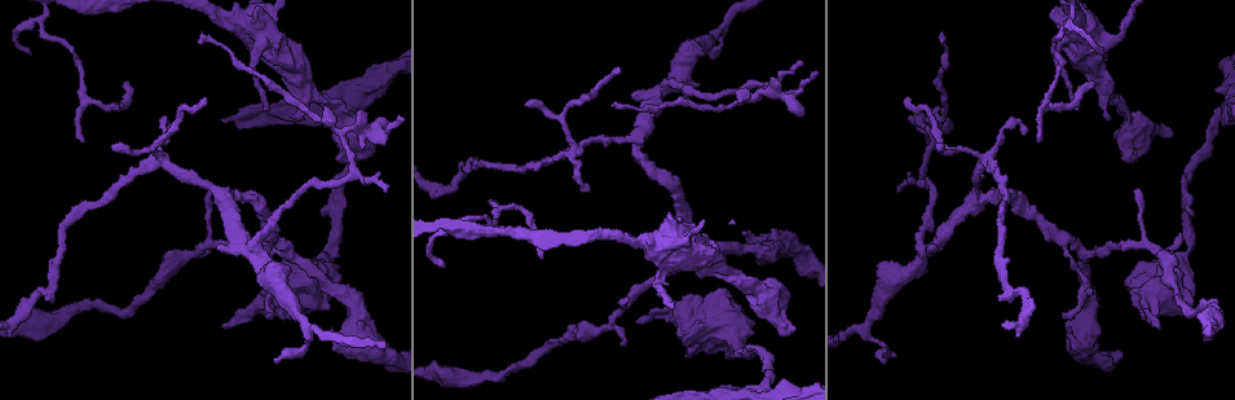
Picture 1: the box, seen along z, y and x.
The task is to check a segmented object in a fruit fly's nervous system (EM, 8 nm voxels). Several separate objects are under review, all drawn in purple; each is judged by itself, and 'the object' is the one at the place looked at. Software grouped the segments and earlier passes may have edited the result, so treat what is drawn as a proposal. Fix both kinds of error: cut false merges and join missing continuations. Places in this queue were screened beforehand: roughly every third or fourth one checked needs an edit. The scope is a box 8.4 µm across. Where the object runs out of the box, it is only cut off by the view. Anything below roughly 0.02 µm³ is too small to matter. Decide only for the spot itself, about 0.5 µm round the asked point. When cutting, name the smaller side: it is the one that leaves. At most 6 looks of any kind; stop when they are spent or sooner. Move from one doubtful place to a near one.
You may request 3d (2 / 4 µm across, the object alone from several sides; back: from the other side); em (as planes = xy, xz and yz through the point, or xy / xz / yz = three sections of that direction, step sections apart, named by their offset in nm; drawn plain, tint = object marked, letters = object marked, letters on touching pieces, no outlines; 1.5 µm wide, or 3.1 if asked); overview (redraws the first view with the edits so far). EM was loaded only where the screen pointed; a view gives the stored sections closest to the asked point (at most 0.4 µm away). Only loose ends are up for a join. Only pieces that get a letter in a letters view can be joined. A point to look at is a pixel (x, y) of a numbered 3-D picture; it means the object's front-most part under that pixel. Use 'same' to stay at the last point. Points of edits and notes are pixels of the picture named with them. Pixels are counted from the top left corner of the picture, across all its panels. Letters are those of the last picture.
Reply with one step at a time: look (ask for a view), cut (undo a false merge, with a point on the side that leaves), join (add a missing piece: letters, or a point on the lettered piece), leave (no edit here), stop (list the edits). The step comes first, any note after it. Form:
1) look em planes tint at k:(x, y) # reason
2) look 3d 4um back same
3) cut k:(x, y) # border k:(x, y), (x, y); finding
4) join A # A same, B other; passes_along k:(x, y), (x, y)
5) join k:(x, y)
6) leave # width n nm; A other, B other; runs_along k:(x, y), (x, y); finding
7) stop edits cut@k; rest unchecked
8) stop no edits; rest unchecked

look em planes tint at 1:(769, 383) # sharp bend

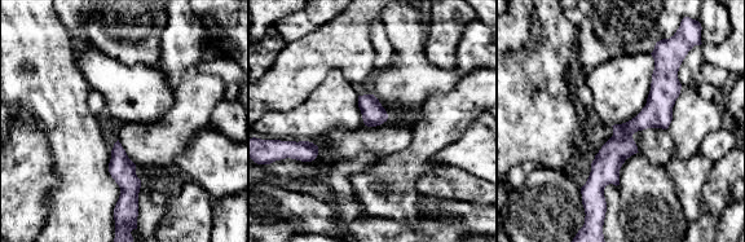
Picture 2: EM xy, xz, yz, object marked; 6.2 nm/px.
look em planes letters same # what lies round it

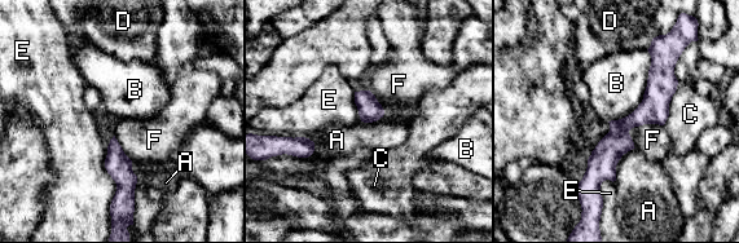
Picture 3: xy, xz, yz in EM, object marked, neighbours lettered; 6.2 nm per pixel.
leave # longest_contact B 500 nm; A other, B other, C other, D other, E other, F other; border 3:(647, 49), (642, 101), (607, 122); one neuron here

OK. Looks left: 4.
look em planes tint at 1:(619, 69) # tapers out

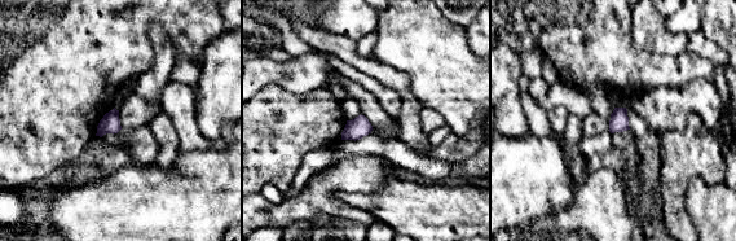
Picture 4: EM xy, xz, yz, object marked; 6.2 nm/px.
look em planes letters same # what lies round it

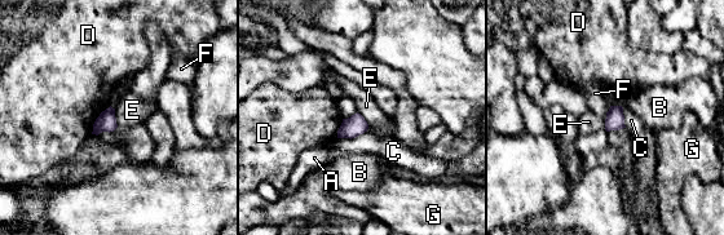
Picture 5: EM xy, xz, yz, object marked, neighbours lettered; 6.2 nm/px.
leave # width 120 nm; A other, B other, C other, D other, E other, F other, G other; border 5:(114, 109), (118, 127); none of them fits

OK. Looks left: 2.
look em yz step 4 tint at 1:(224, 326) # branch stops here

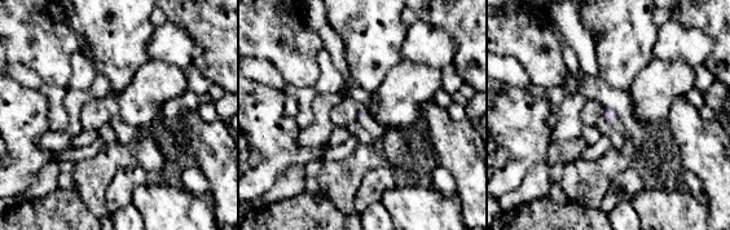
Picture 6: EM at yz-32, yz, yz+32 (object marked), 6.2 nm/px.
look em xy step 8 letters same

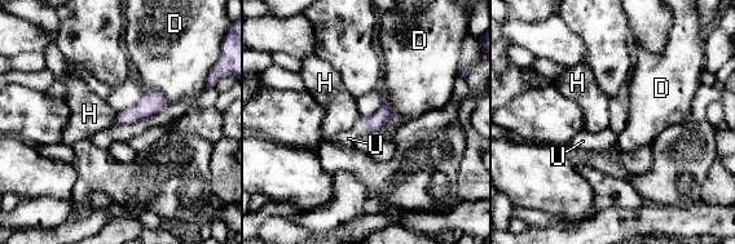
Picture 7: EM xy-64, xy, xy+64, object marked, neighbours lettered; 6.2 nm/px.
join U # width 110 nm; D other, H other, U same; passes_along 7:(383, 115), (365, 124), (348, 138); the neuron continues

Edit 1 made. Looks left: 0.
stop edits join@7; rest unchecked

